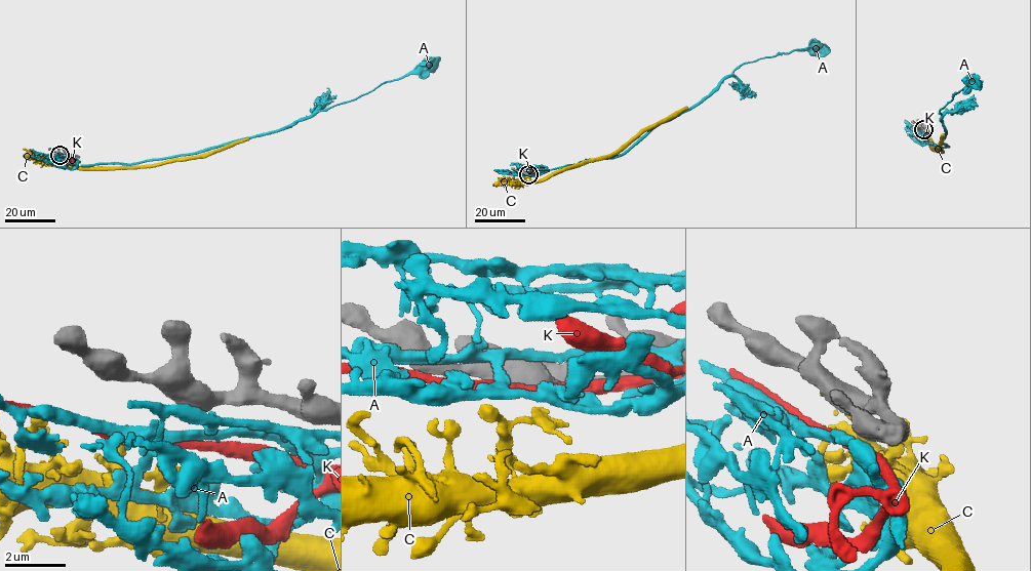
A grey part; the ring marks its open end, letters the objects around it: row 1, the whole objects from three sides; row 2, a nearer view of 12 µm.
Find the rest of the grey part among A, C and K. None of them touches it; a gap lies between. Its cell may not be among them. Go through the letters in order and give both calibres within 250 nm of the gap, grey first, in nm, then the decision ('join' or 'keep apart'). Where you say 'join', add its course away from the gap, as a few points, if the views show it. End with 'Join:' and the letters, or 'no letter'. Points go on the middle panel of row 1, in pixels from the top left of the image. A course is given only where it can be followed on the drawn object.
A: 500 nm thick on the grey side, 280 nm on the other; keep apart
C: 500 nm thick on the grey side, 280 nm on the other; keep apart
K: 500 nm thick on the grey side, 280 nm on the other; join; it runs (528, 174), (496, 170)
Join: K

